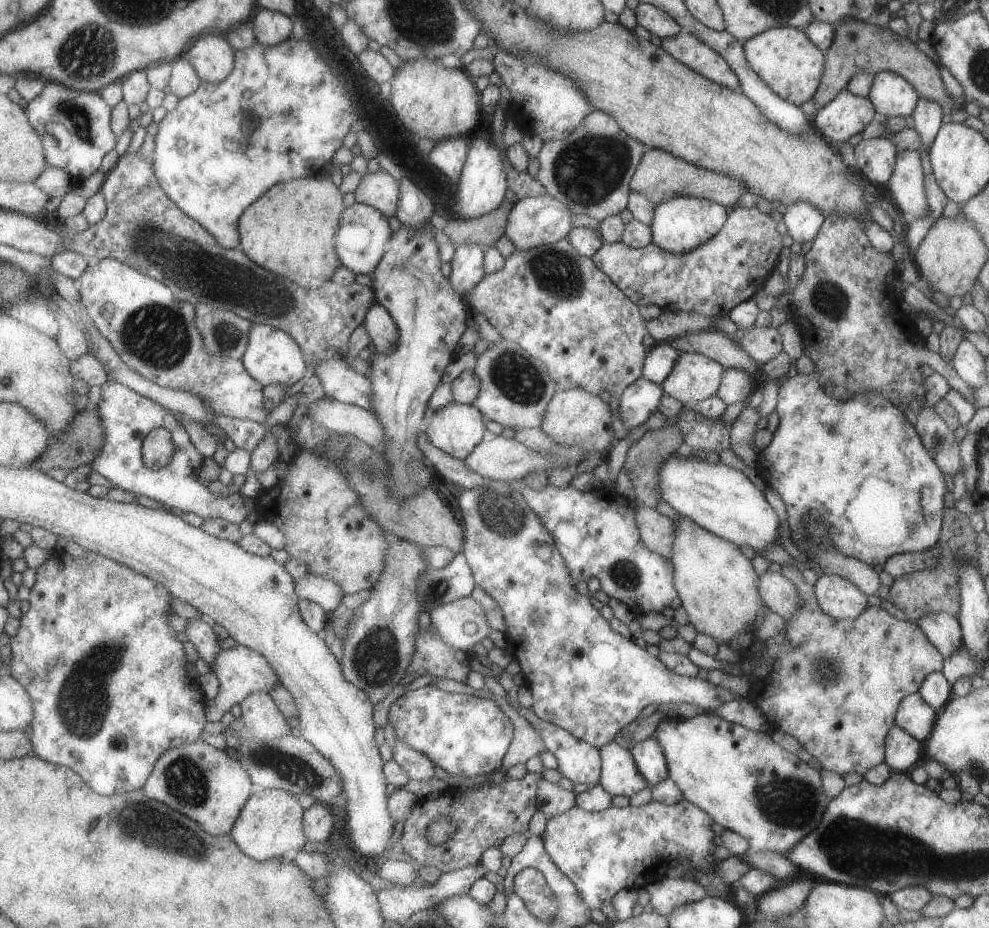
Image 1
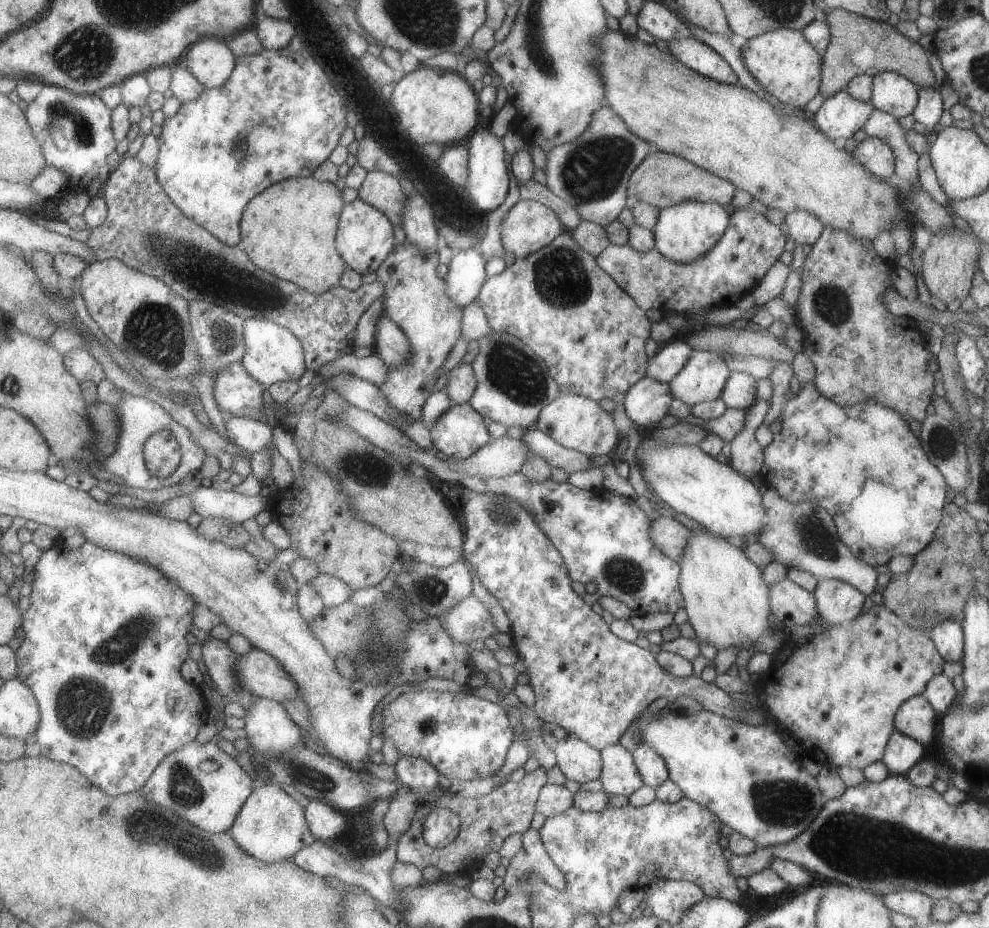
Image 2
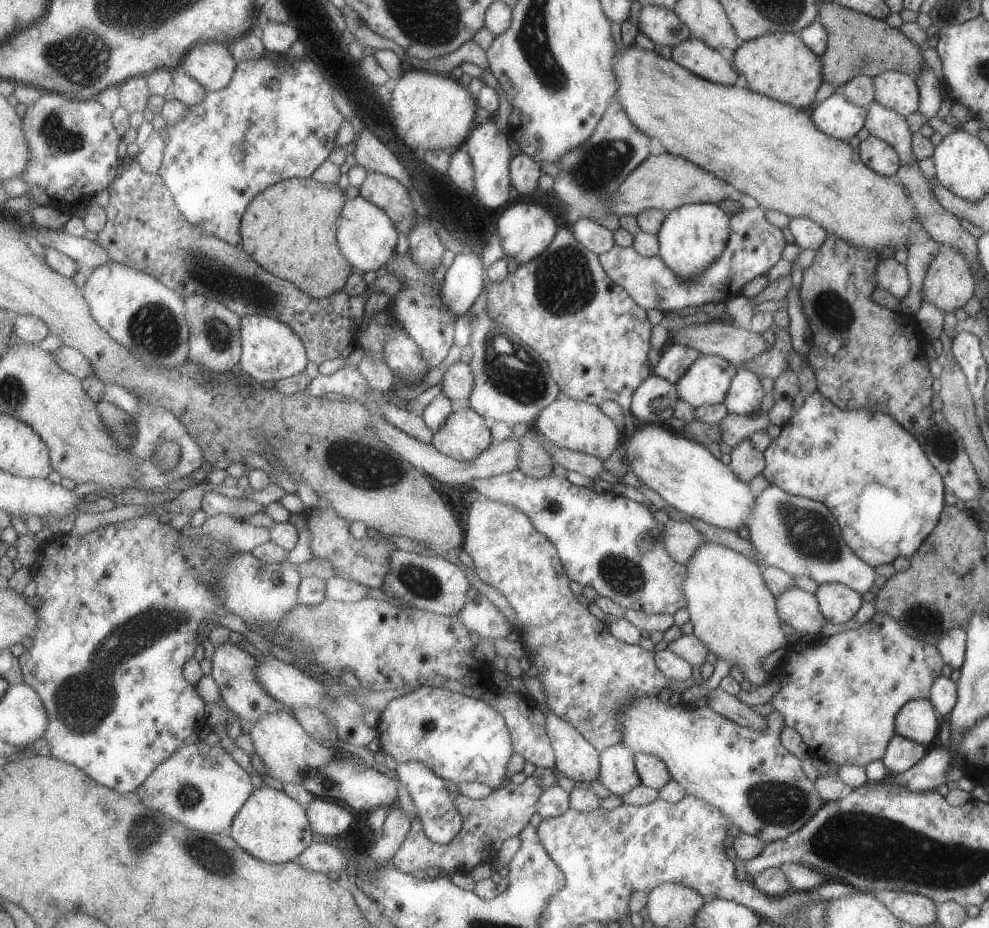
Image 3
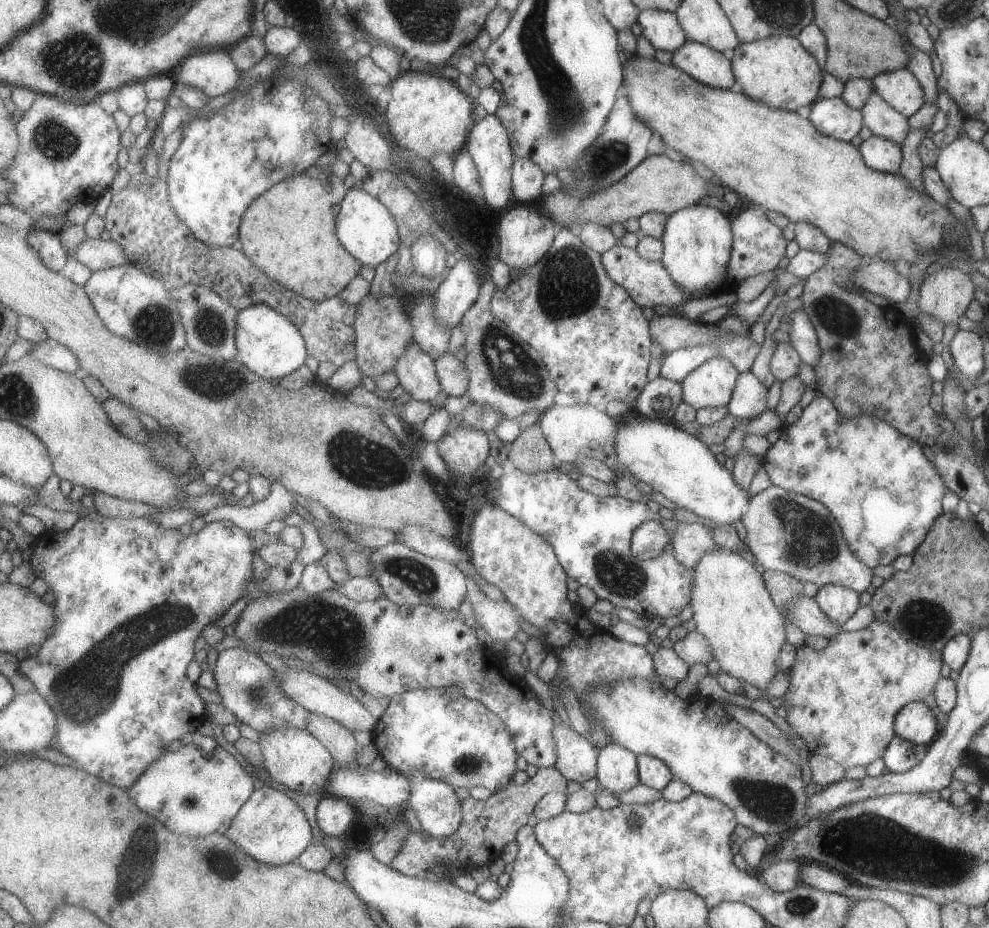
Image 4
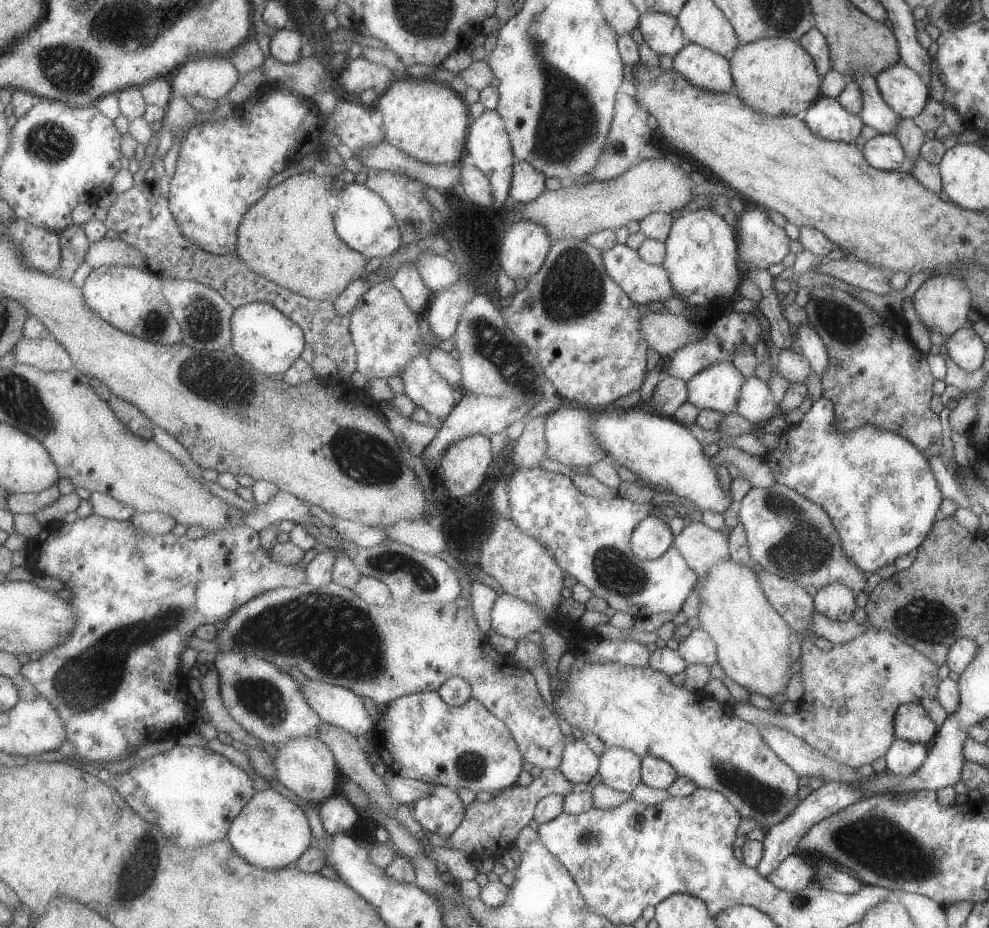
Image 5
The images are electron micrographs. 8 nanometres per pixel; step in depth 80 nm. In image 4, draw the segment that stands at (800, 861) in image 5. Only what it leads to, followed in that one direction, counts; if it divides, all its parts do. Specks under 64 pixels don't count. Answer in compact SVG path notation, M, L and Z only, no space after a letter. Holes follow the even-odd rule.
M782 860L767 865L757 876L775 892L788 891L799 885L800 865L794 860Z

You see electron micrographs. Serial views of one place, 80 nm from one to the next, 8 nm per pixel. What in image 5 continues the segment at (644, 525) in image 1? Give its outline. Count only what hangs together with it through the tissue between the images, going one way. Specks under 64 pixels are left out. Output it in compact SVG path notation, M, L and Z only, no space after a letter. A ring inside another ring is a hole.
M689 522L672 538L672 545L699 579L703 580L709 569L718 562L729 561L728 536L701 522Z

